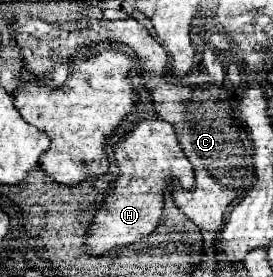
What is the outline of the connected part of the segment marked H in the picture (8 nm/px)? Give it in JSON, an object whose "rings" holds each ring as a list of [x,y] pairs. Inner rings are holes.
{"rings":[[[141,120],[127,138],[115,146],[115,160],[119,164],[119,176],[89,230],[85,242],[89,254],[107,254],[149,236],[161,222],[165,188],[173,186],[175,180],[179,180],[185,190],[195,188],[193,166],[179,146],[175,128],[165,120]]]}

